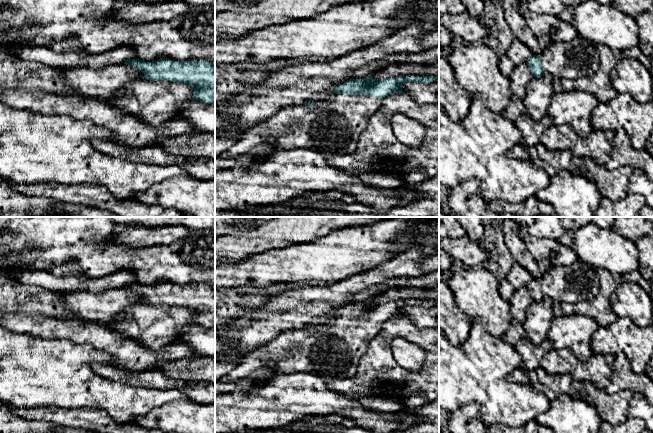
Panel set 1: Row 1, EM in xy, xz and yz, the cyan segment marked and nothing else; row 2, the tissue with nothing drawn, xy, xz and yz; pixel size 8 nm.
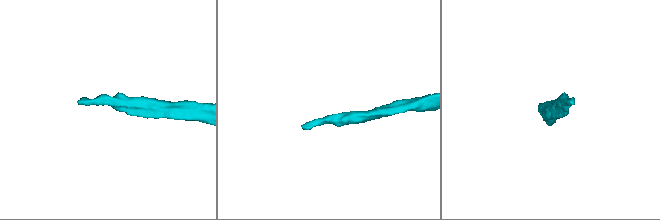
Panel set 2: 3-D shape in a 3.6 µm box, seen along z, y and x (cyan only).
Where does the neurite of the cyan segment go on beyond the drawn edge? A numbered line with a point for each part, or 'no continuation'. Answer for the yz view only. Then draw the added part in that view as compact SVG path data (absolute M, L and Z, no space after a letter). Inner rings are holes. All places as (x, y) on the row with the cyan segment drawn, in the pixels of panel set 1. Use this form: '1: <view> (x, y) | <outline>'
1: yz (580, 57) | M579 35L569 42L551 40L541 54L541 65L554 79L589 77L601 66L598 45Z

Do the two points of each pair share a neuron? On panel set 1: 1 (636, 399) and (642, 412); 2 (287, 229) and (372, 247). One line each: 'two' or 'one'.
1: one
2: two

